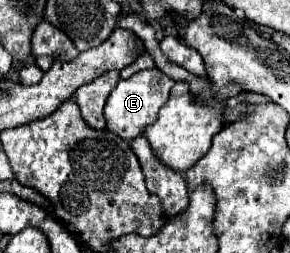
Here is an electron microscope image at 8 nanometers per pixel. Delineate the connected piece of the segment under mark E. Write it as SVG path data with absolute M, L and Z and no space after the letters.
M148 69L148 71L138 71L128 79L118 81L118 85L112 89L106 107L104 107L104 117L106 117L106 129L110 133L120 135L126 141L134 141L142 129L150 123L154 123L158 111L162 105L168 101L168 91L174 87L174 81L166 77L160 69Z

